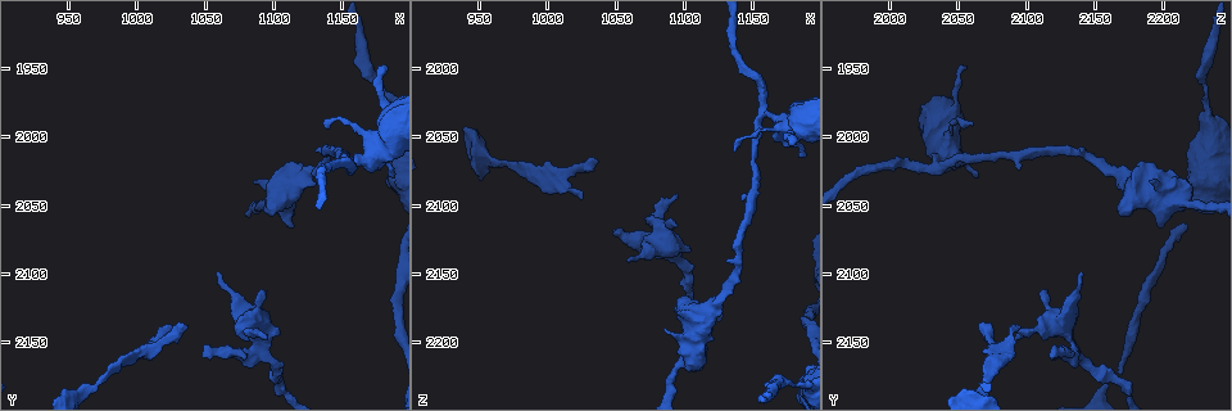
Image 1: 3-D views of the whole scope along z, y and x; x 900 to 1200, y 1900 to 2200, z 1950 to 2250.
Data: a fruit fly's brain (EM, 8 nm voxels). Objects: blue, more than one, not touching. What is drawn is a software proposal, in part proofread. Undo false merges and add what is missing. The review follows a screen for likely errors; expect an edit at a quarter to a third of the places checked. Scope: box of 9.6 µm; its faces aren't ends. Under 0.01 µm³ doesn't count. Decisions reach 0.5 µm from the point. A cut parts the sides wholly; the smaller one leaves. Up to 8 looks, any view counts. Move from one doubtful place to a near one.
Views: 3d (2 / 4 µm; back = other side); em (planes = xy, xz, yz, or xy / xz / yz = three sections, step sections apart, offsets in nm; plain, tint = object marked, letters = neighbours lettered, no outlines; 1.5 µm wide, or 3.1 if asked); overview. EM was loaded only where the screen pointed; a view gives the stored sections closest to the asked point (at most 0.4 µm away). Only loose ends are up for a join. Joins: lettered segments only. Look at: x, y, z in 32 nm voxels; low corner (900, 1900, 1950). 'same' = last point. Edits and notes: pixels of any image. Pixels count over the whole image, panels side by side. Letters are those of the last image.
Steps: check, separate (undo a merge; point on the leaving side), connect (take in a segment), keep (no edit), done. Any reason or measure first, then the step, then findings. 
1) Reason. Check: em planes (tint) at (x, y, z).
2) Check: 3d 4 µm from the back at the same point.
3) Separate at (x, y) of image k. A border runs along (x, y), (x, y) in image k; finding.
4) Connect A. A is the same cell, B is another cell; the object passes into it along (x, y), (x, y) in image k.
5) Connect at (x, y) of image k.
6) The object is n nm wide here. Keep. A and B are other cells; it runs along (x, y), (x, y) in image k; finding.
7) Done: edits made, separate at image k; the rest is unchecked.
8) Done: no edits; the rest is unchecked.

Tapers out. Check: 3d 2 µm at (1180, 1946, 2056).

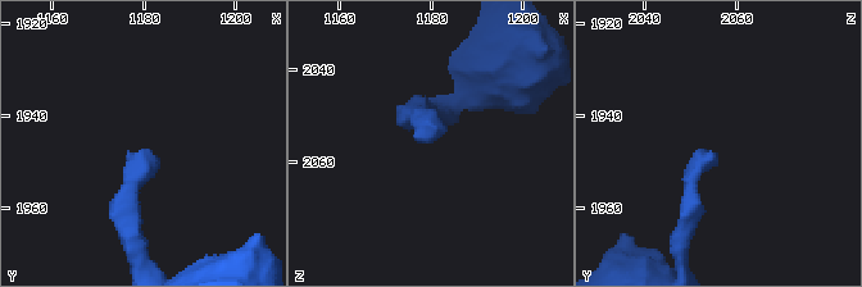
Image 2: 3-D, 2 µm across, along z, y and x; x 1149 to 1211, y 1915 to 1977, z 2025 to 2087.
Now the EM. Check: em planes (plain) at (1178, 1949, 2056).

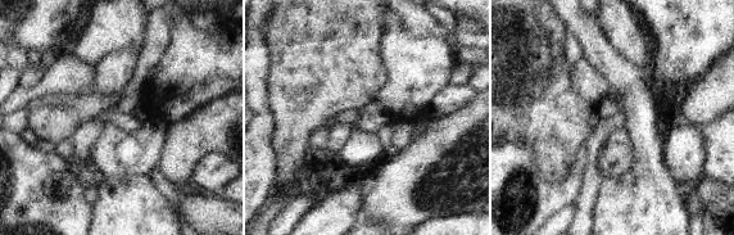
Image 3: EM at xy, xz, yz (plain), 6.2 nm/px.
Check: em planes (letters) at the same point.

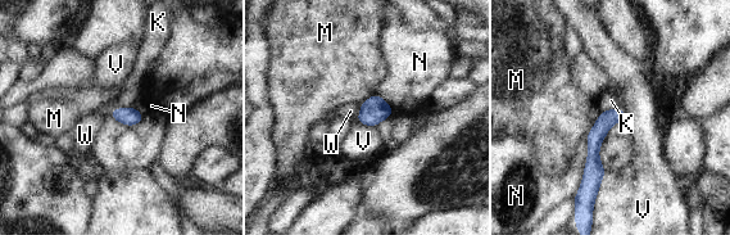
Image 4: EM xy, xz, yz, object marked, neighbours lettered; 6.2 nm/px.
Keep. K, M, N, V and W are other cells; it runs along (620, 112), (594, 138), (586, 179) in image 4; no lettered segment goes on from it.

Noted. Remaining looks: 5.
Sudden change in width. Check: 3d 4 µm at (1180, 1962, 2232).

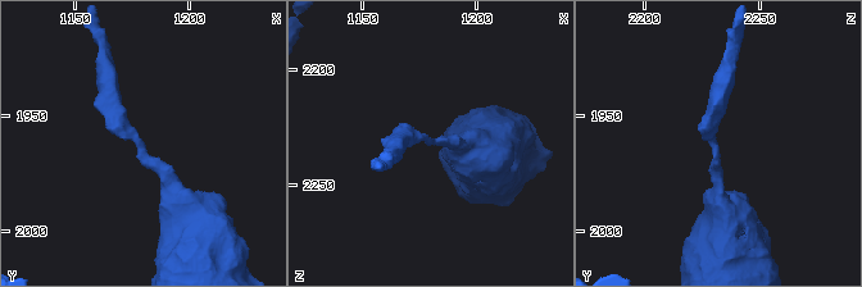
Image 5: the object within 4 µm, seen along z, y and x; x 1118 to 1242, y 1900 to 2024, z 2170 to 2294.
The arms are 240, 260 nm wide; need the tissue. Check: em xz step 8 (letters) at (1181, 1964, 2231).

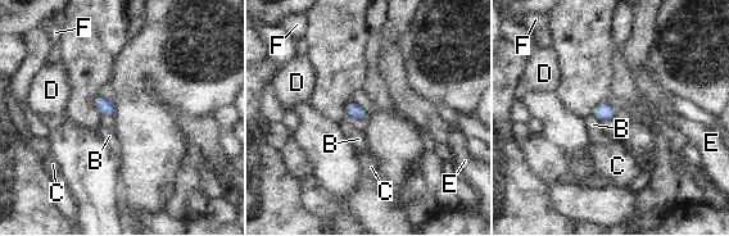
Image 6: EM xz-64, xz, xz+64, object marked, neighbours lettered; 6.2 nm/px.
Check: em planes (letters) at the same point.

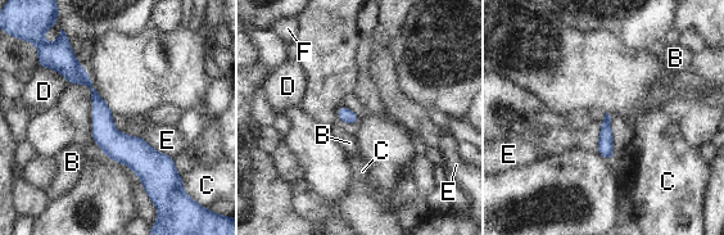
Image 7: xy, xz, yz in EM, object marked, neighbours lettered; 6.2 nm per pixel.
The longest contact is with E, 260 nm. Keep. B, C, D, E and F are other cells; all the same cell.

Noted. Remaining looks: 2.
Done: no edits; the rest is unchecked.

